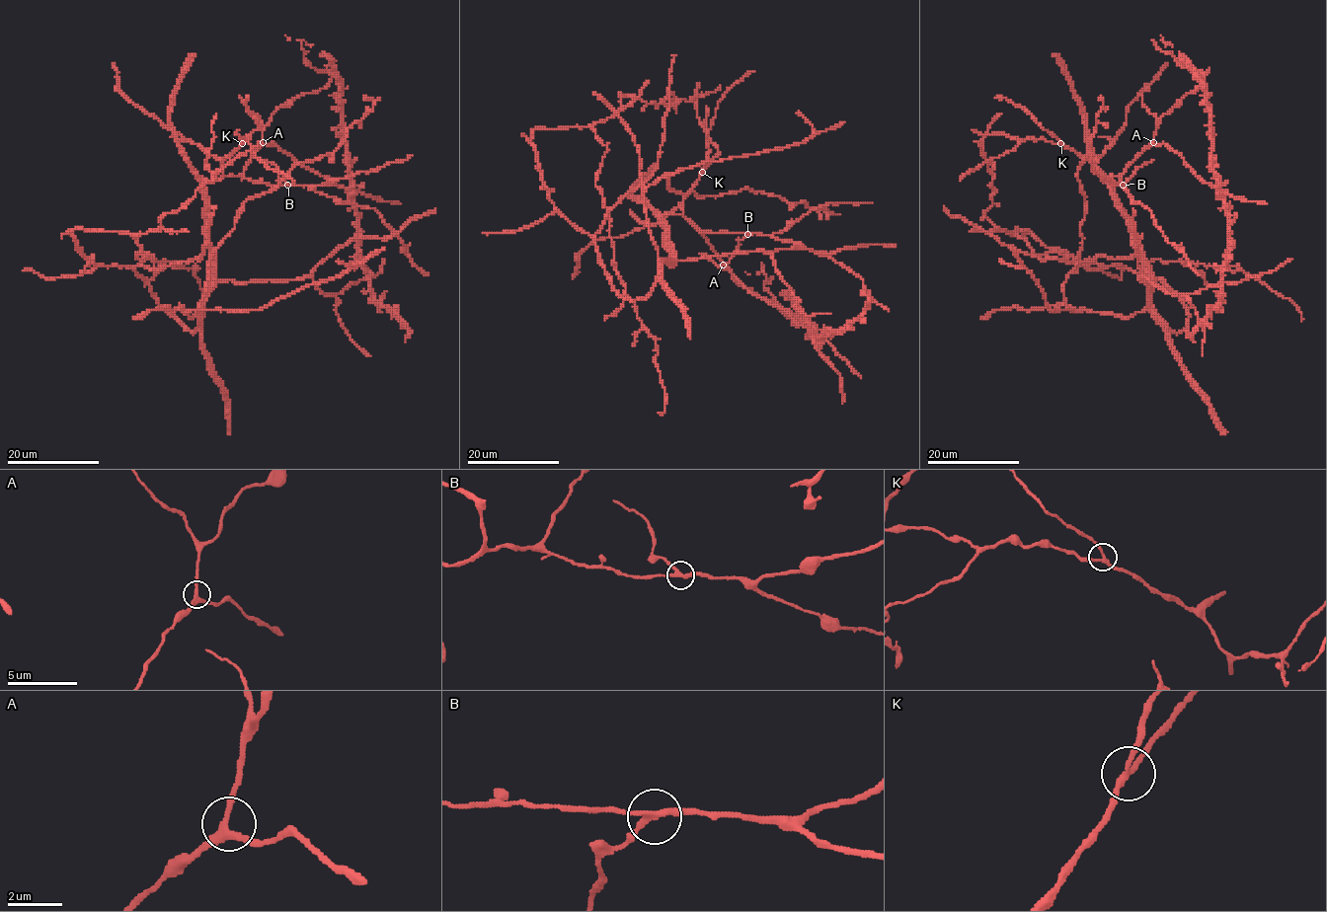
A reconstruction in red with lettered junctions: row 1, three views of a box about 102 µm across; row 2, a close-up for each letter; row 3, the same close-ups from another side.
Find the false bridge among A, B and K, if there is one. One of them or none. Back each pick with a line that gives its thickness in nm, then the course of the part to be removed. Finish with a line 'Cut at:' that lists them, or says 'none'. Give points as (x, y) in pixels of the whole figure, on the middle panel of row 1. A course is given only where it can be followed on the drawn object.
B: calibre 220 nm; course (748, 235), (739, 242), (739, 247), (725, 265)
Cut at: B

